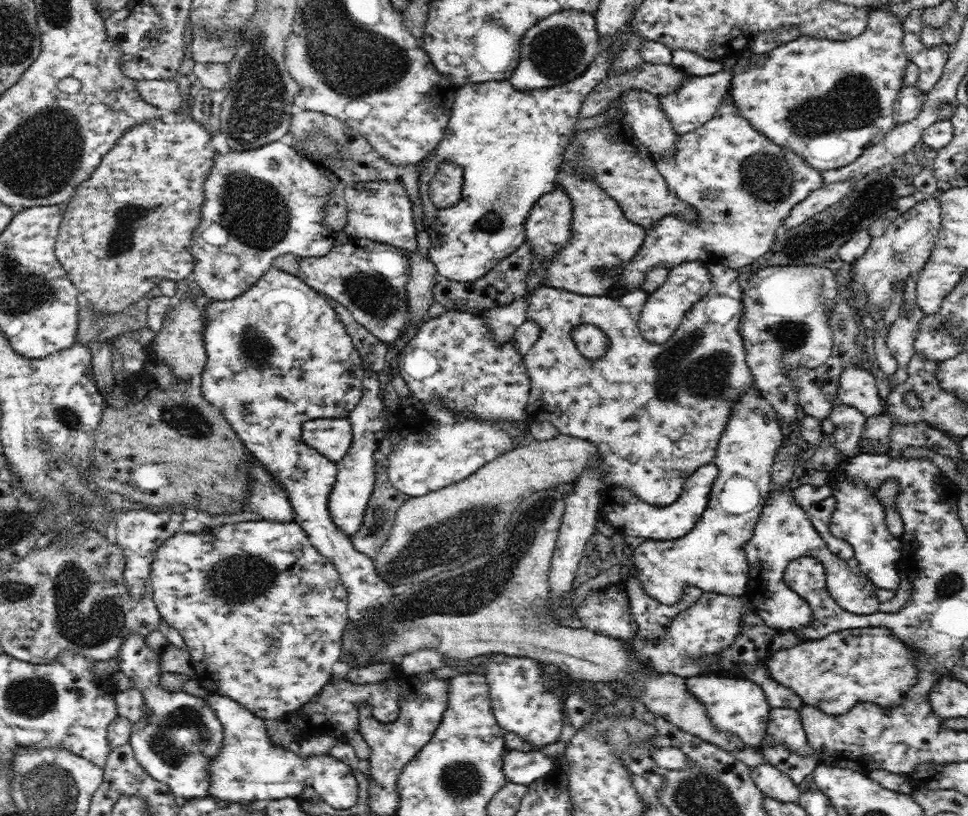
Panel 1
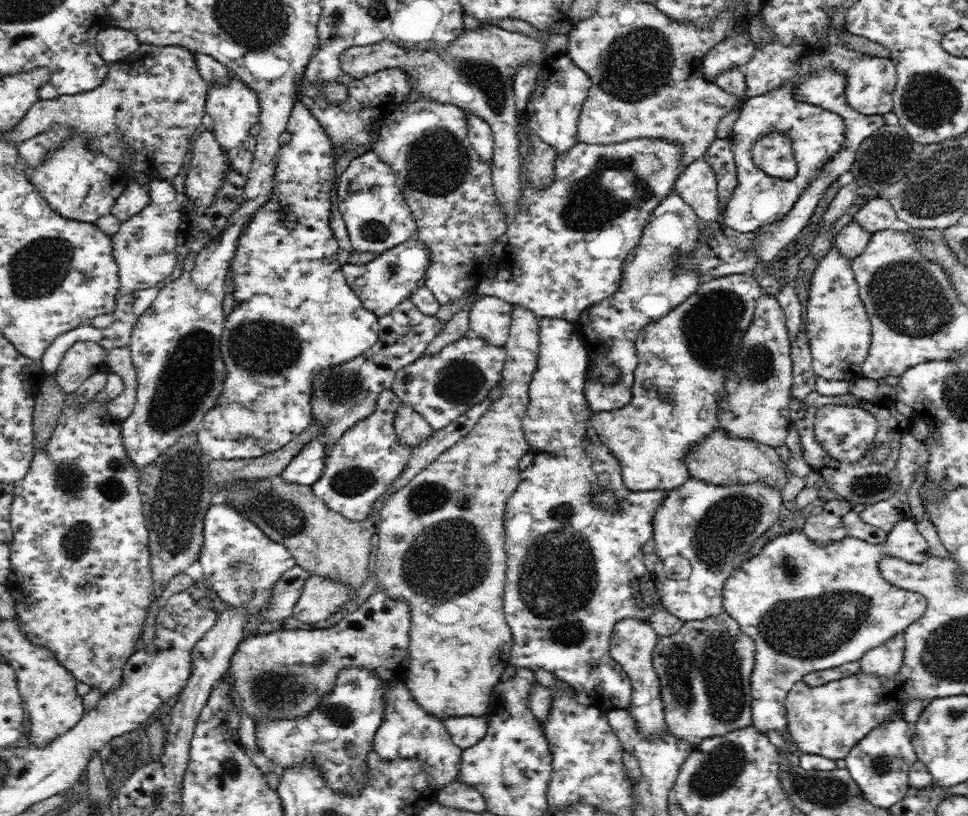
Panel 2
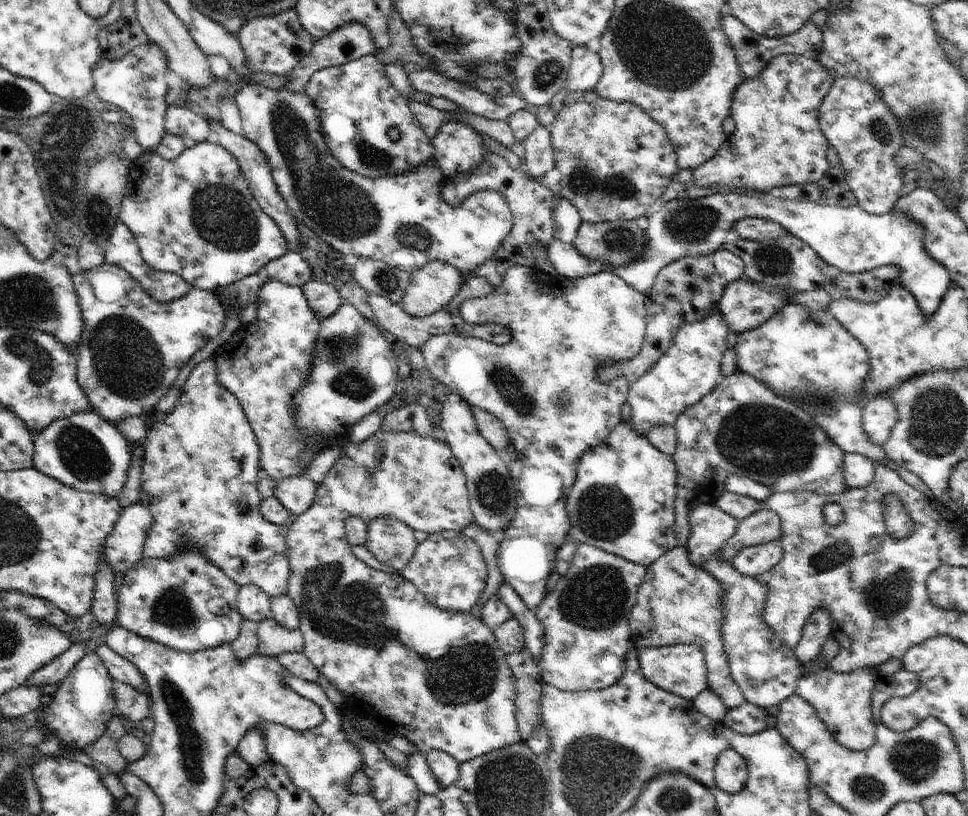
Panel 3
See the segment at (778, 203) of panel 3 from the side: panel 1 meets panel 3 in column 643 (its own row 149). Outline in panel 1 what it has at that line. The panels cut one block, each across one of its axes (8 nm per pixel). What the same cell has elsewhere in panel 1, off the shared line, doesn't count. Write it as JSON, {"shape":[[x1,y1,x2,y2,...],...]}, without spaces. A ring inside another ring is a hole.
{"shape":[[290,134,254,151,216,154,214,160,204,184,200,226,192,236,194,278,208,298,229,301,238,298,268,272,278,256,292,253,304,258,330,253,335,244,336,231,326,225,326,202,335,184,310,158,294,151]]}

